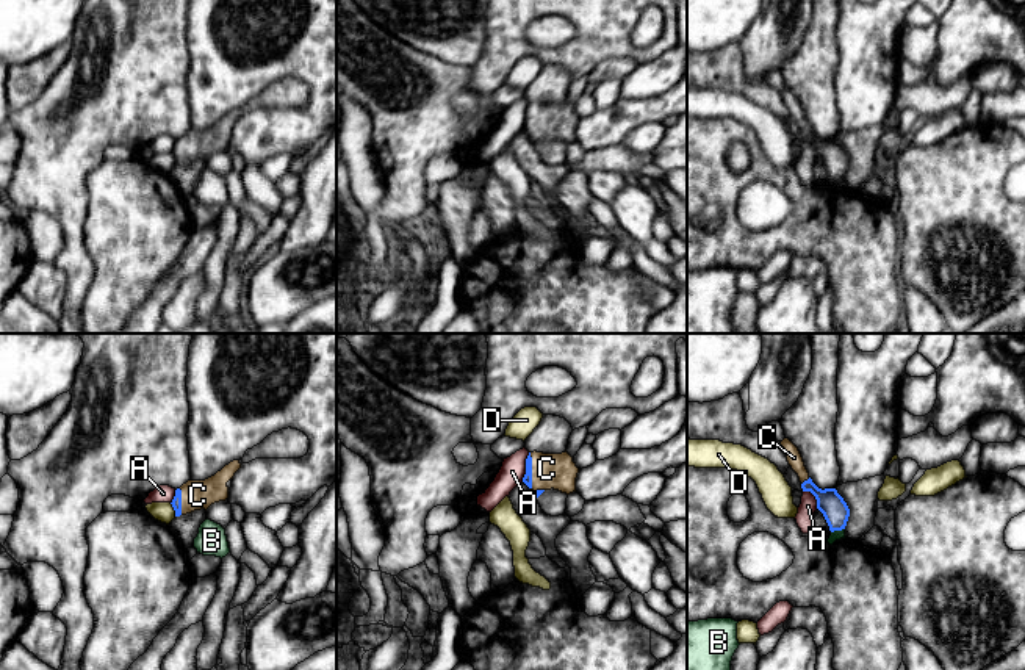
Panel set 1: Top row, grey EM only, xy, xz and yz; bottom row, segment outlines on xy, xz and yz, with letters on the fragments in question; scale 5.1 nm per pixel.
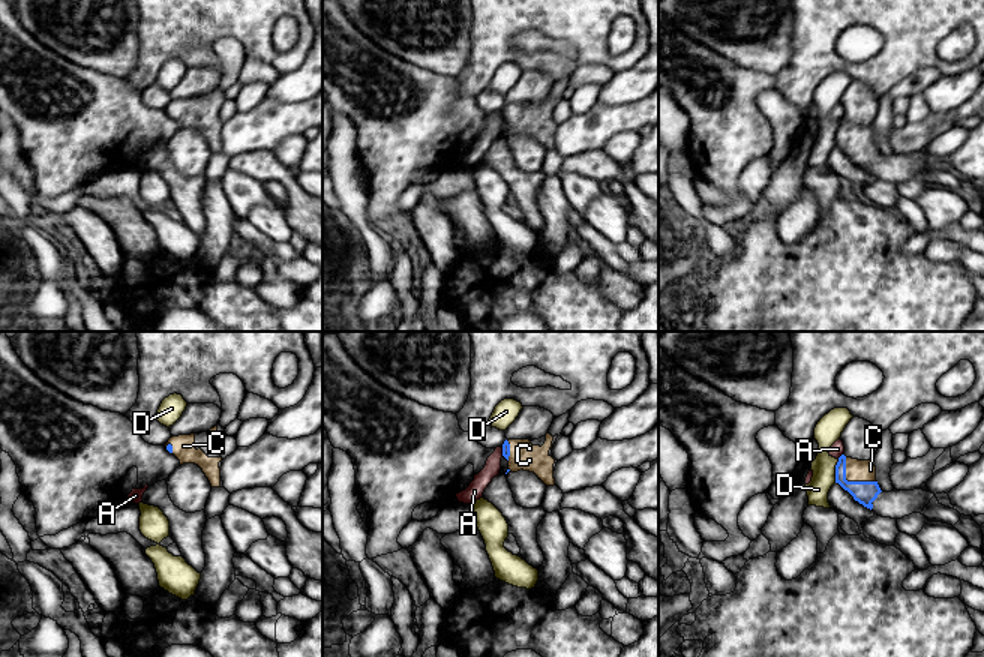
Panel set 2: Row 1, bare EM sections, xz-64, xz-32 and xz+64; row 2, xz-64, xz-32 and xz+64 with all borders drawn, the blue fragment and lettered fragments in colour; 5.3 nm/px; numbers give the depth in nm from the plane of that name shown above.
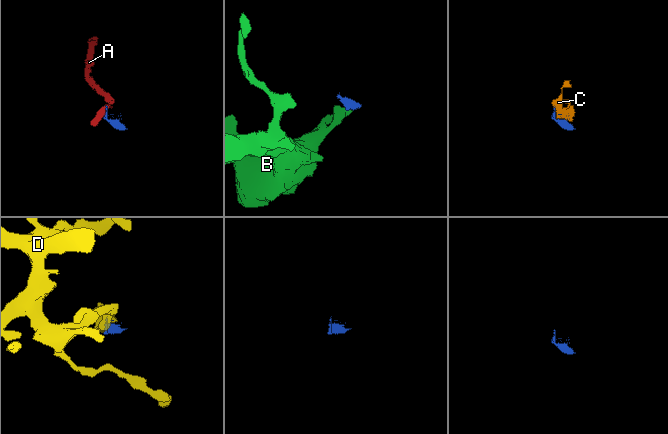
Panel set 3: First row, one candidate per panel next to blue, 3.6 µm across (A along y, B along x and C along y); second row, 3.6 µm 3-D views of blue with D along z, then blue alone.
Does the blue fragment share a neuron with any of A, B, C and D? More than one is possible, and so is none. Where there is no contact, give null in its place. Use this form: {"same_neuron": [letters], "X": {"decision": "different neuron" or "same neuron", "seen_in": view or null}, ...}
{"same_neuron": ["C"], "A": {"decision": "different neuron", "seen_in": "xz"}, "B": {"decision": "different neuron", "seen_in": "yz"}, "C": {"decision": "same neuron", "seen_in": "xz"}, "D": {"decision": "different neuron", "seen_in": "xy"}}

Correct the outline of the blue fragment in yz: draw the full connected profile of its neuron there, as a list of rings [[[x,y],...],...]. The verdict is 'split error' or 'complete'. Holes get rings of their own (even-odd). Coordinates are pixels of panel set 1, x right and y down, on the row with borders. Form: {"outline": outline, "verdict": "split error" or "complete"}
{"outline": [[[789,440],[781,441],[782,451],[789,465],[798,474],[803,492],[811,492],[817,499],[817,509],[823,513],[829,531],[842,531],[847,526],[850,509],[836,488],[818,488],[804,466],[803,457],[798,448]]], "verdict": "split error"}

